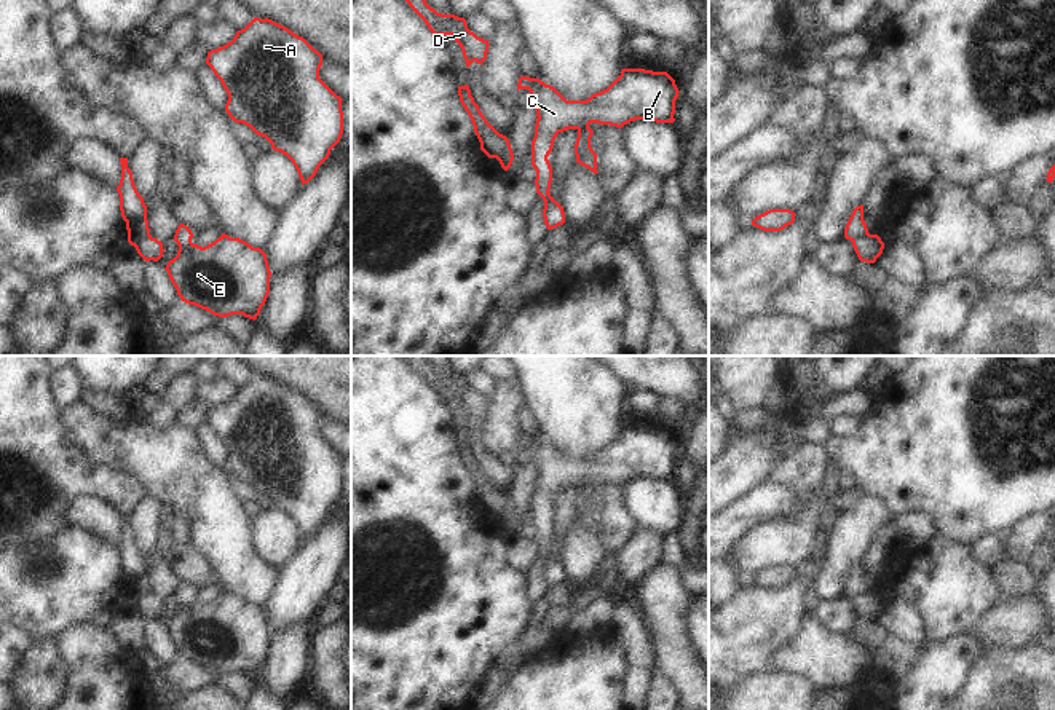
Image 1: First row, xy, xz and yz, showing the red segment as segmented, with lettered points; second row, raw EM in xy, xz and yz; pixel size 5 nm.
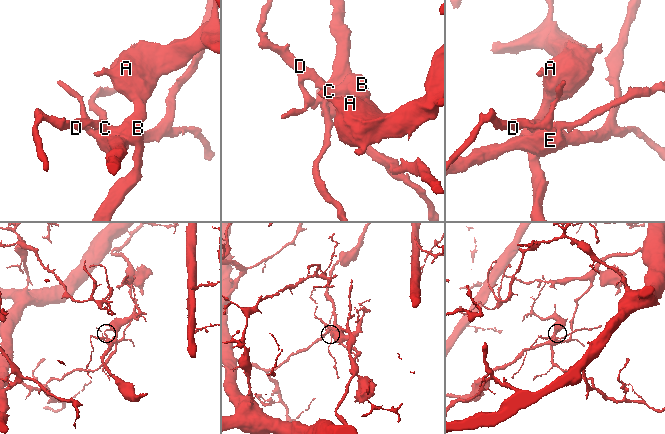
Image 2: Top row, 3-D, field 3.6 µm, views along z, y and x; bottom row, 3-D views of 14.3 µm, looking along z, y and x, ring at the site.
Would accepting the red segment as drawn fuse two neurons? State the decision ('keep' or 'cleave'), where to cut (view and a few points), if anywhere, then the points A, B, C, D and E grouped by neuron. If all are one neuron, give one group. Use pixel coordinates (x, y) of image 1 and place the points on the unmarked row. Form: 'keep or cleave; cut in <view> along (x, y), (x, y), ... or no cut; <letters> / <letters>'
cleave; cut in xy along (150, 592), (134, 603); A B C D / E

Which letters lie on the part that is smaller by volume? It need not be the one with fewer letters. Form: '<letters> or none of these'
E

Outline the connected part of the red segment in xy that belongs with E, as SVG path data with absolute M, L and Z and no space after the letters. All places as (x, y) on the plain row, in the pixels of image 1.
M225 590L204 605L179 605L164 627L182 659L219 675L243 672L255 678L270 651L267 611Z

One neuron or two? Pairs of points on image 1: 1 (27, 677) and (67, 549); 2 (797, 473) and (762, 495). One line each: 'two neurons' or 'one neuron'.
1: one neuron
2: two neurons

